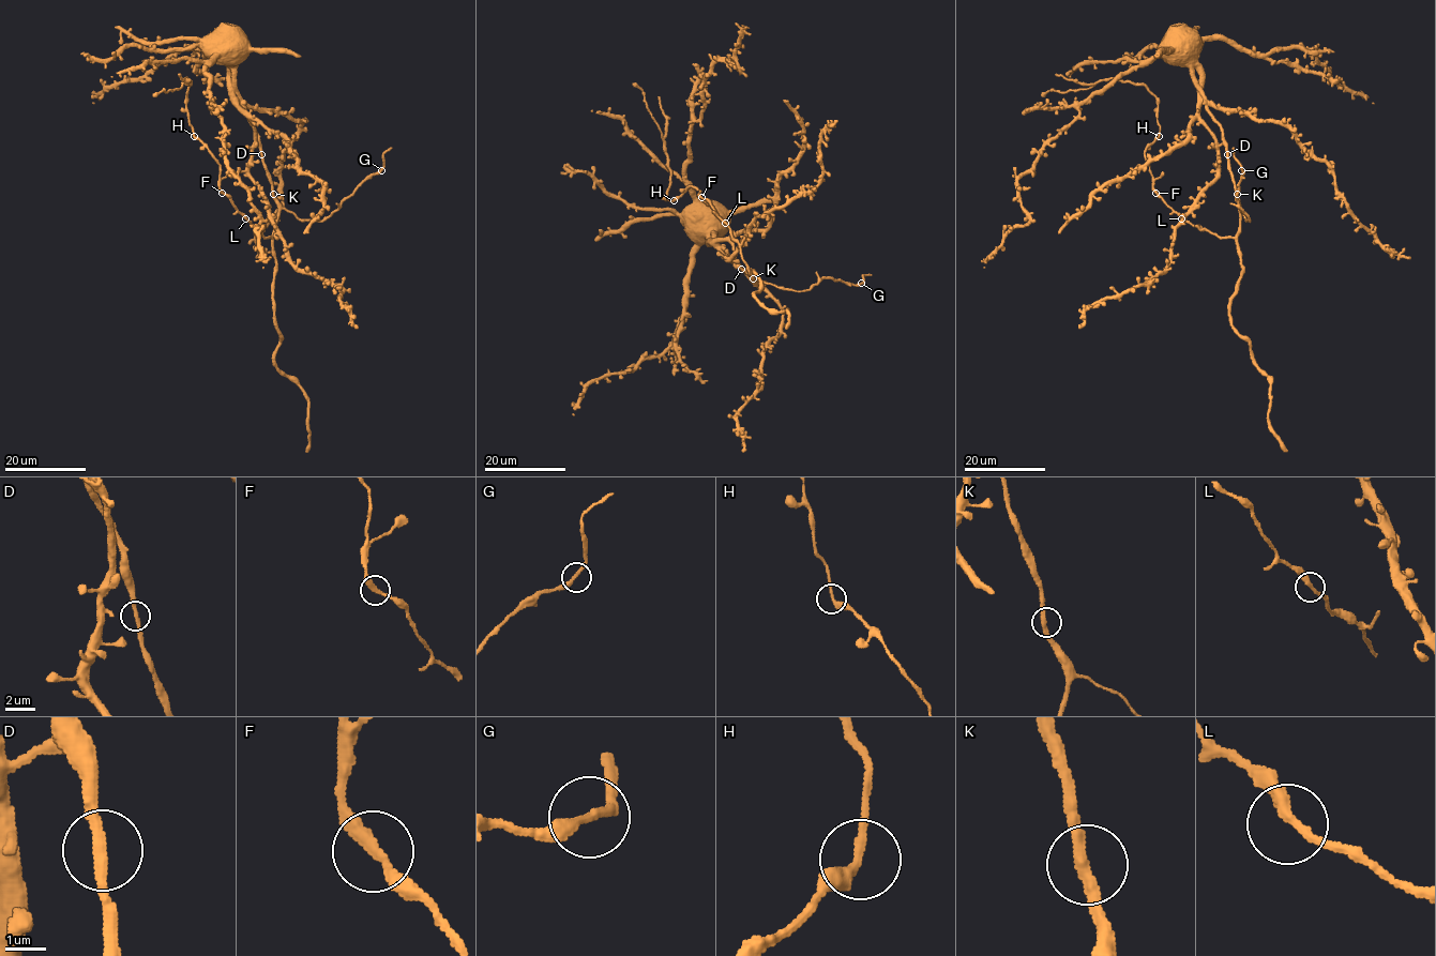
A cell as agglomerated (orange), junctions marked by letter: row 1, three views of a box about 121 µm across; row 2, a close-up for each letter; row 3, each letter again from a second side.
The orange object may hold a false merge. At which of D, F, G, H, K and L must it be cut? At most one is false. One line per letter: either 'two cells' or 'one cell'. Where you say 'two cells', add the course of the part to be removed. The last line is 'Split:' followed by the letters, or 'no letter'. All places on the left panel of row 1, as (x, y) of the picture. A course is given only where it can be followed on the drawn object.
D: one cell
F: one cell
G: one cell
H: one cell
K: one cell
L: one cell
Split: no letter

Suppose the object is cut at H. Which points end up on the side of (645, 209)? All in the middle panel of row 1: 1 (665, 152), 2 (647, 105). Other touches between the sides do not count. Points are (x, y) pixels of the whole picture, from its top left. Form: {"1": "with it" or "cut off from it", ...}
{"1": "cut off from it", "2": "cut off from it"}

